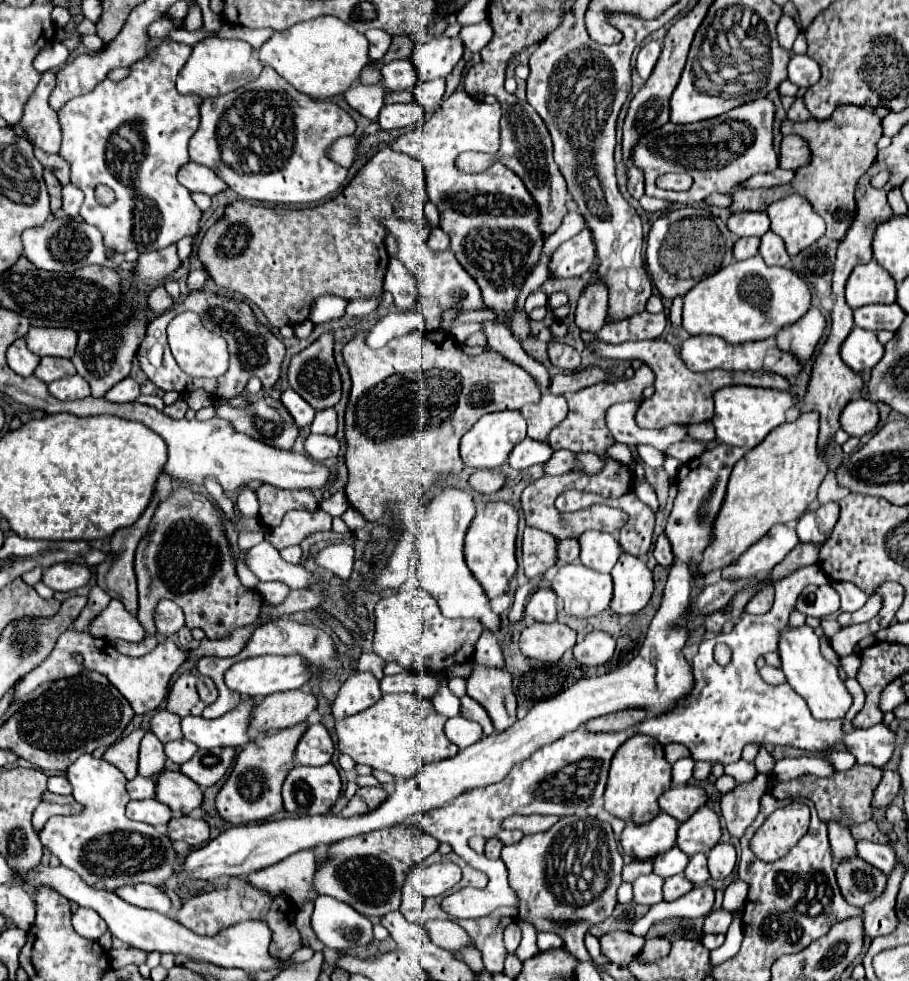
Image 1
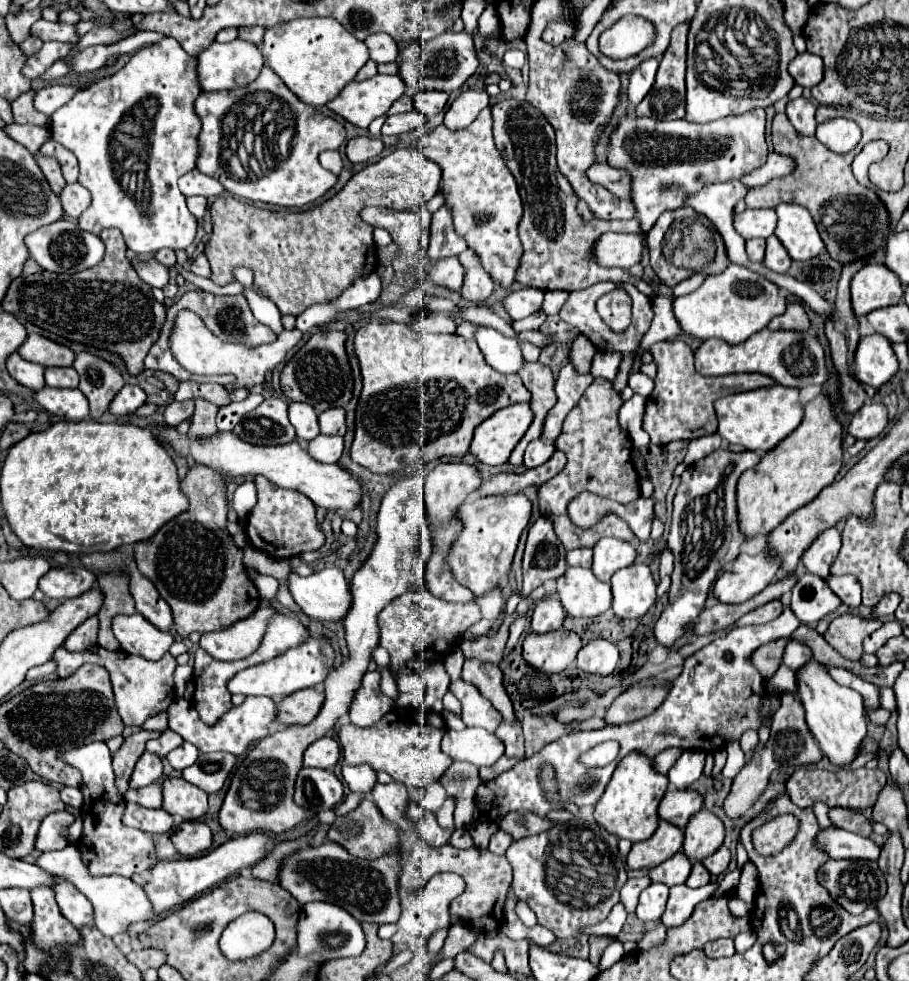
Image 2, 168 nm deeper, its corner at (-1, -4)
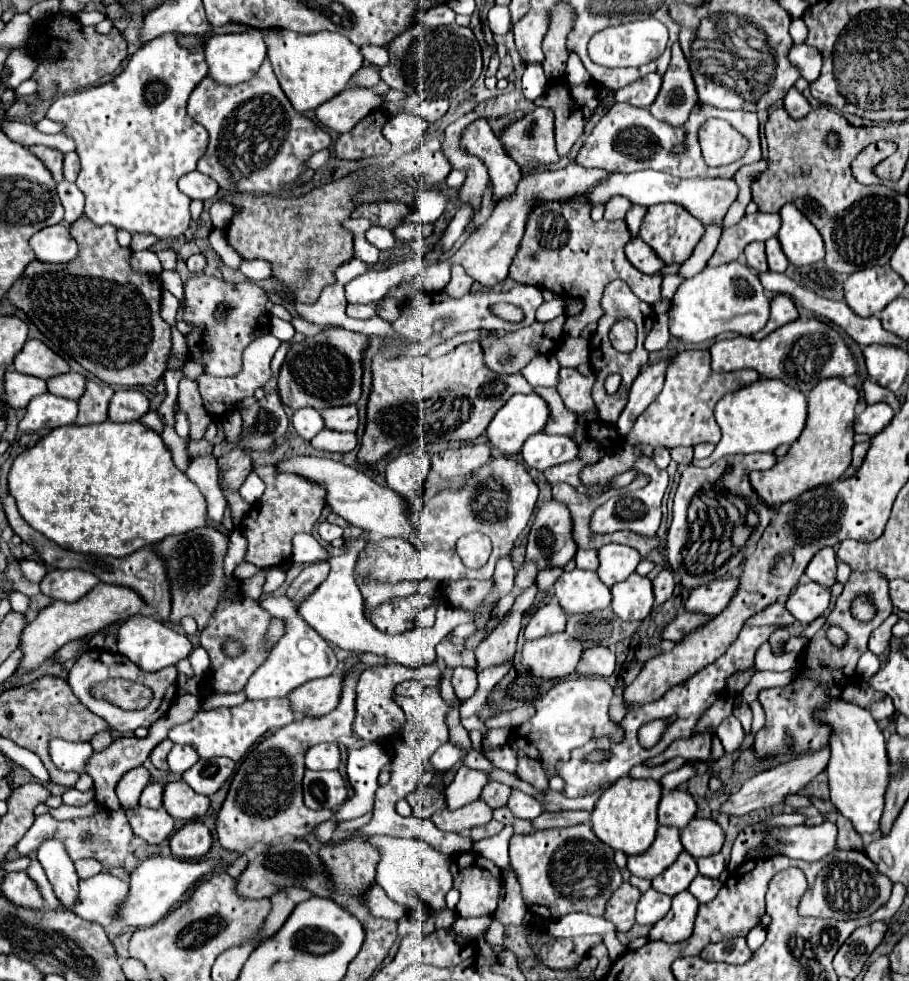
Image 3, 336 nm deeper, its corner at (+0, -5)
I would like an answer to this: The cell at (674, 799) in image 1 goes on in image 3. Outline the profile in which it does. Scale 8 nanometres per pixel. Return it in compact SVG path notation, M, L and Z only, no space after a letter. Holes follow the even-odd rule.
M671 790L661 796L659 802L659 824L683 830L695 816L697 804L689 792Z

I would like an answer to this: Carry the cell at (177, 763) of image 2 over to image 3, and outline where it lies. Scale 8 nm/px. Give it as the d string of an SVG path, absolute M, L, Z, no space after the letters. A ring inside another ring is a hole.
M179 744L173 746L167 756L169 770L179 772L179 774L183 774L187 768L191 768L197 760L199 760L199 754L191 746L179 746Z

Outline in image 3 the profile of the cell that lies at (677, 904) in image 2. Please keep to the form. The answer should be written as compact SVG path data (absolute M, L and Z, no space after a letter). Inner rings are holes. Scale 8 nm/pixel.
M679 892L673 898L673 906L663 920L659 920L647 934L649 942L663 940L669 944L683 942L693 932L693 922L697 914L697 898L691 892Z

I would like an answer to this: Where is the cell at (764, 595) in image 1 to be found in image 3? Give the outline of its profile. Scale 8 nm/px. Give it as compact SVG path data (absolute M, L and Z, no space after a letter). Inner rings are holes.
M775 602L761 610L759 614L751 616L747 620L747 626L779 626L779 628L789 628L793 624L793 616L787 612L783 602Z

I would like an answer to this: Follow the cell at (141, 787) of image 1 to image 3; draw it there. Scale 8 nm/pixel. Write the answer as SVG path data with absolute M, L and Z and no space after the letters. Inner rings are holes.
M151 782L151 784L143 790L139 804L141 804L141 806L147 806L147 808L159 808L161 802L163 802L163 784Z

